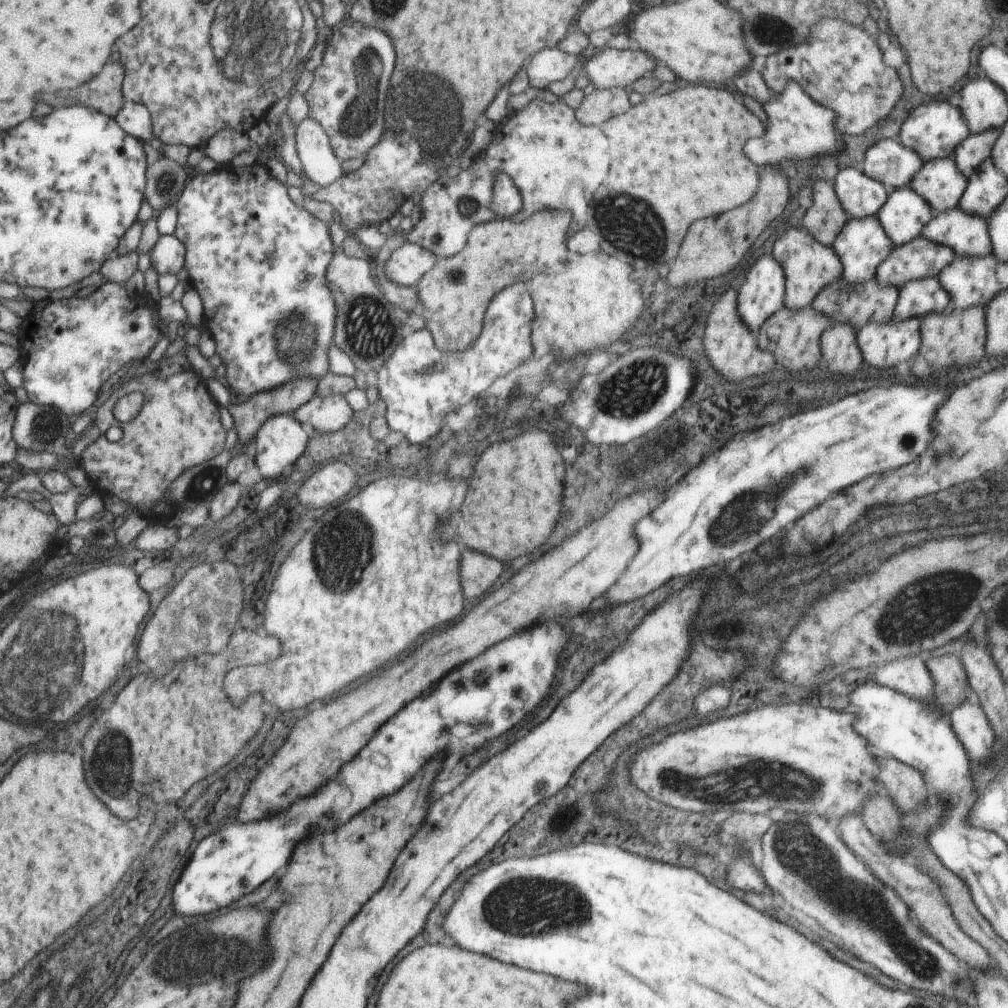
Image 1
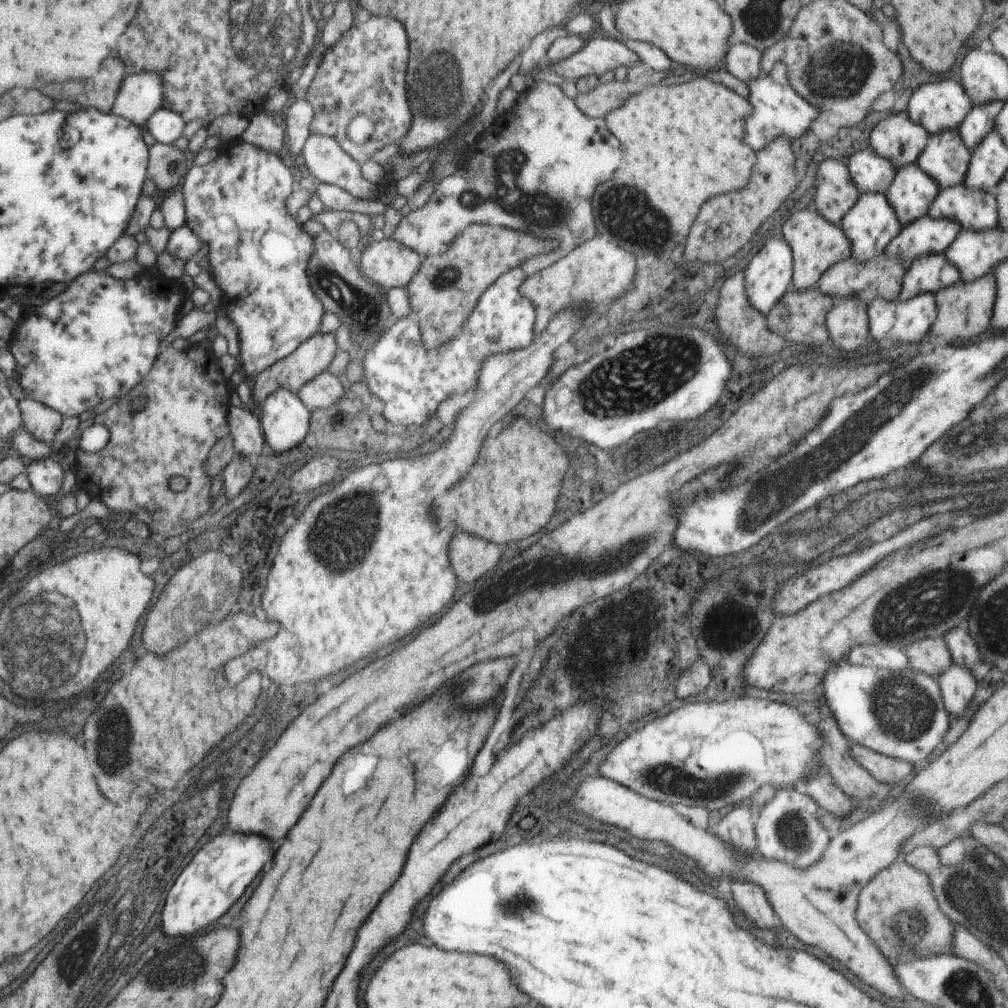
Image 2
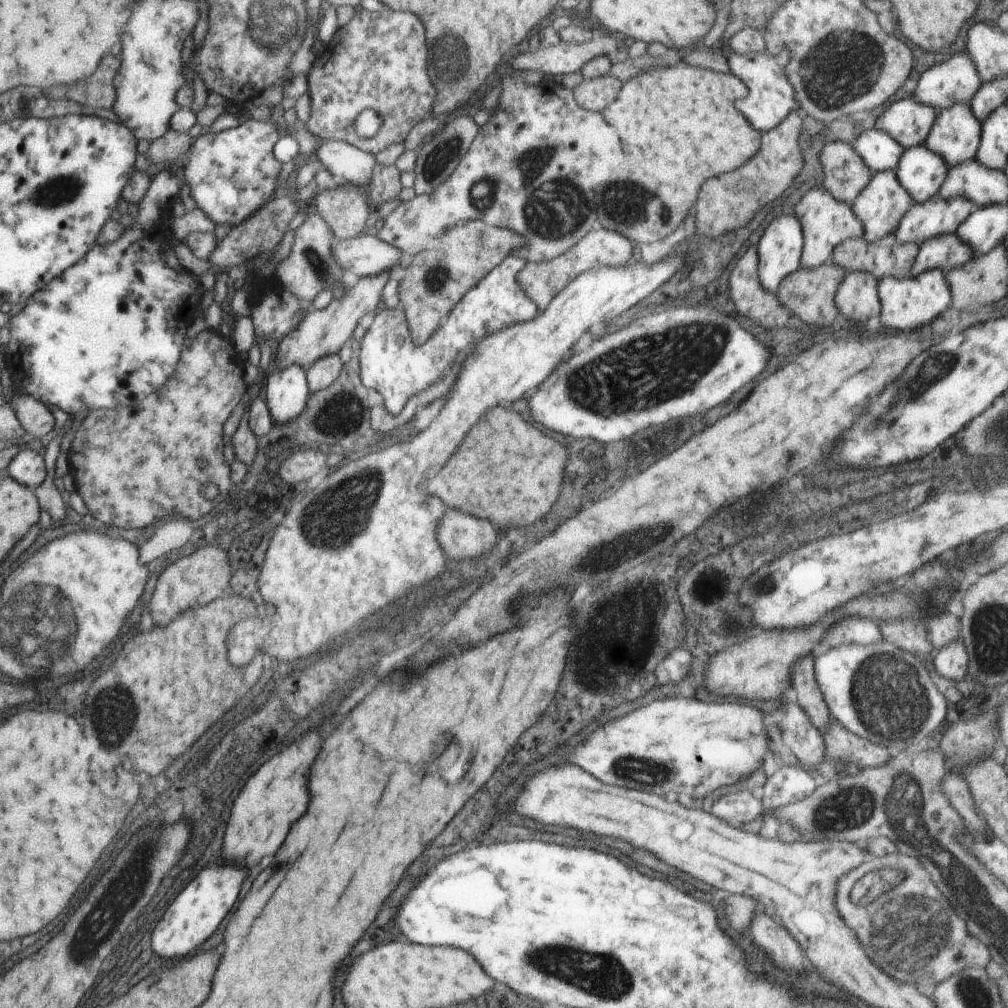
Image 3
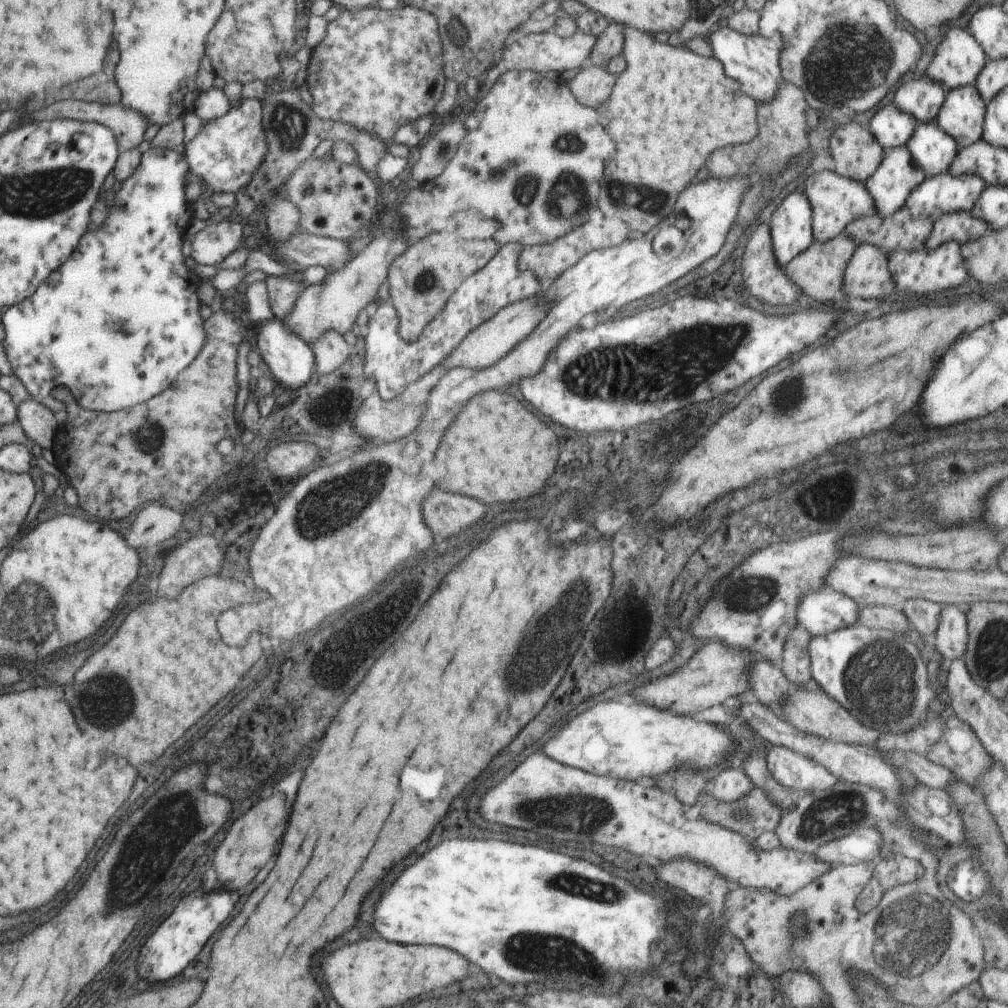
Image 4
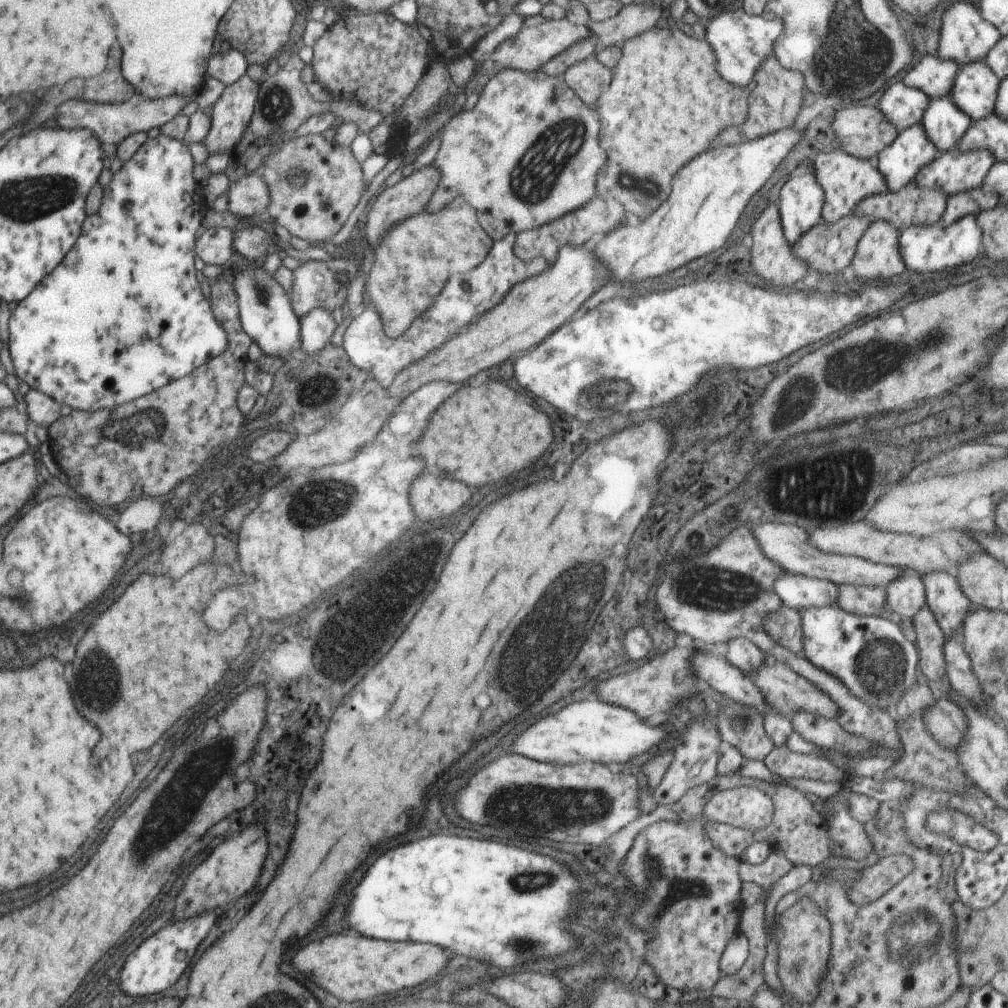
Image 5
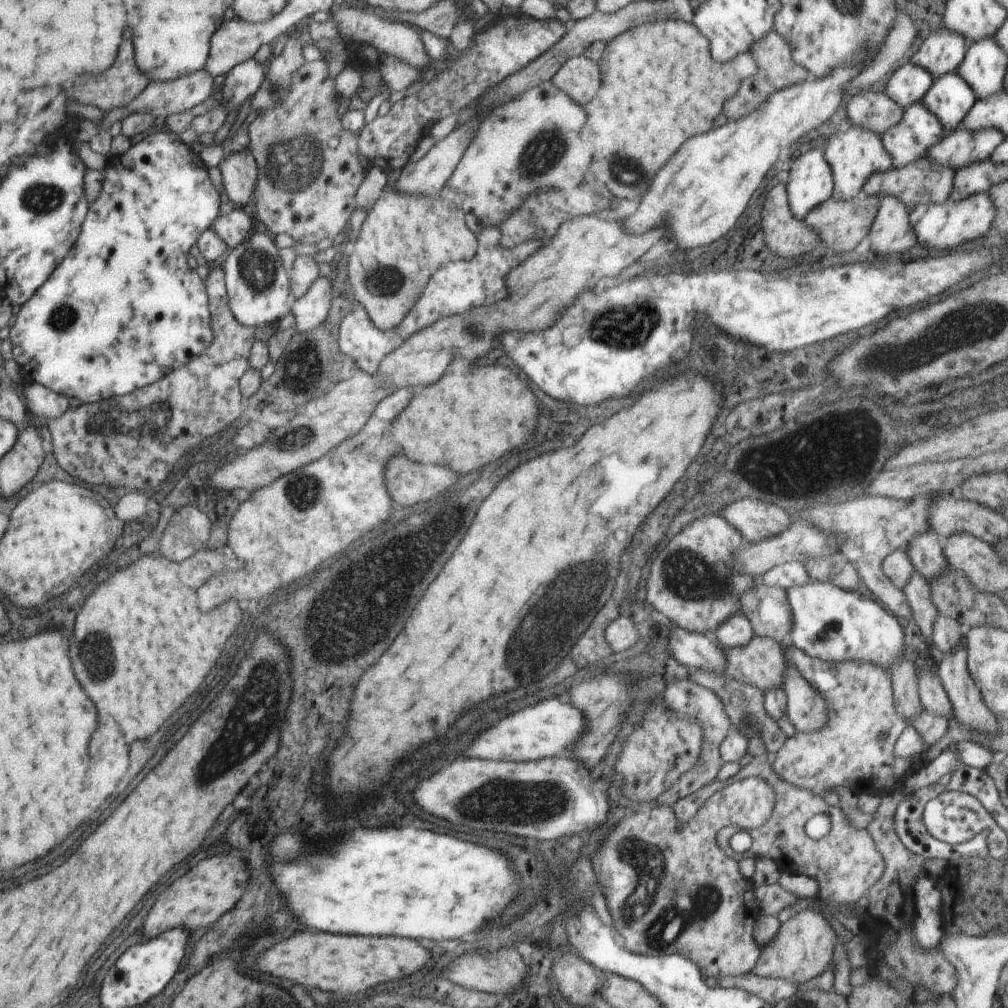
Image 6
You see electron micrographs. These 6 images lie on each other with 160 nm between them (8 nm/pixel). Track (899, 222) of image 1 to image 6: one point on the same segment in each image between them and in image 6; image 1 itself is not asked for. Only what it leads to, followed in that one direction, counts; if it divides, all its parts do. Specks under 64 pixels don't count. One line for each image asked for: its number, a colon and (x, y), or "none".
2: (911, 193)
3: (921, 172)
4: (933, 151)
5: (945, 124)
6: (950, 98)

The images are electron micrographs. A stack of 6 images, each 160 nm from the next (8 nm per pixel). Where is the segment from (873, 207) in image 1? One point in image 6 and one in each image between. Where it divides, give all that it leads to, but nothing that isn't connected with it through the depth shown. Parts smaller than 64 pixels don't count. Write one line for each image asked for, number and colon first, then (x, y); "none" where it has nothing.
2: (870, 173)
3: (880, 152)
4: (892, 129)
5: (902, 106)
6: (910, 83)

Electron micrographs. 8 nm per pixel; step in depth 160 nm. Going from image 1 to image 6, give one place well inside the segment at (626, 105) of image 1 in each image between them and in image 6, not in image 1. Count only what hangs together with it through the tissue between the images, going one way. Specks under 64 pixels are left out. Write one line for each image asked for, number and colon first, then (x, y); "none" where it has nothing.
2: (597, 102)
3: (592, 94)
4: (592, 86)
5: (588, 78)
6: (578, 77)

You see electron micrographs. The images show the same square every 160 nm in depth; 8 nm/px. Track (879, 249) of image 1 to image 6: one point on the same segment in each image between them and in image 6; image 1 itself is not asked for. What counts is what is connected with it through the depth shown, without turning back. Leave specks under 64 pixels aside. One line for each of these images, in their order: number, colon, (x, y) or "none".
2: (871, 223)
3: (880, 207)
4: (897, 176)
5: (899, 163)
6: (919, 129)

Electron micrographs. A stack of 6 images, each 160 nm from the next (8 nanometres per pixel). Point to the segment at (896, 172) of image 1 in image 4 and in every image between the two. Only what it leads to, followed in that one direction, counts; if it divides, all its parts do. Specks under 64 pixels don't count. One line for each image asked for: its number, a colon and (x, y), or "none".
2: (896, 138)
3: (909, 122)
4: (923, 98)

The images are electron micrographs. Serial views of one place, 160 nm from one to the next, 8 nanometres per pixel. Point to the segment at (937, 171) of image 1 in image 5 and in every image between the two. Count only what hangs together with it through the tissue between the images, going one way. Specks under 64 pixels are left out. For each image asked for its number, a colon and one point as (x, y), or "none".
2: (946, 159)
3: (955, 135)
4: (961, 116)
5: (975, 88)

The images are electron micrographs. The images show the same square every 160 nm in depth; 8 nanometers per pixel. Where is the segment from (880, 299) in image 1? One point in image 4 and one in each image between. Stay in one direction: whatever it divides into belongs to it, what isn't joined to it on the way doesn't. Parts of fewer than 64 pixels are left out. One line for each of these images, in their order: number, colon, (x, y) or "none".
2: (880, 278)
3: (887, 256)
4: (901, 231)

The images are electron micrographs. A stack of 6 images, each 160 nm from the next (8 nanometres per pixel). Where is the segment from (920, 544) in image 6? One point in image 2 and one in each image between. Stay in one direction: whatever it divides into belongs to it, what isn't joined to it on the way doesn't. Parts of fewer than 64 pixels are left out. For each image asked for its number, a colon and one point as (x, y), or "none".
2: (958, 686)
3: (951, 661)
4: (950, 640)
5: (950, 606)

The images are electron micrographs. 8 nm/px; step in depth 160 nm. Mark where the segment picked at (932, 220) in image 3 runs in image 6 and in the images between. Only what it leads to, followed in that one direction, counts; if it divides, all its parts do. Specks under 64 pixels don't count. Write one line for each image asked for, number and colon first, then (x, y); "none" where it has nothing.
4: (944, 193)
5: (953, 172)
6: (962, 147)

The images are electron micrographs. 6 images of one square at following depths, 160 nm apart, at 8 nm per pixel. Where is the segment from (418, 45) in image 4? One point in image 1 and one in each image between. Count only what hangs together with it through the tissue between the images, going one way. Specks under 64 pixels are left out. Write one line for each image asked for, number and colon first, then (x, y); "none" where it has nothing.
1: (347, 97)
2: (363, 73)
3: (378, 60)

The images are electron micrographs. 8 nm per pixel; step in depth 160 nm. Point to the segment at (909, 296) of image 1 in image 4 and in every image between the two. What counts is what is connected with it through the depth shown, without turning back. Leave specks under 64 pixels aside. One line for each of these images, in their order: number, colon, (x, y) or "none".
2: (931, 273)
3: (945, 252)
4: (962, 227)

